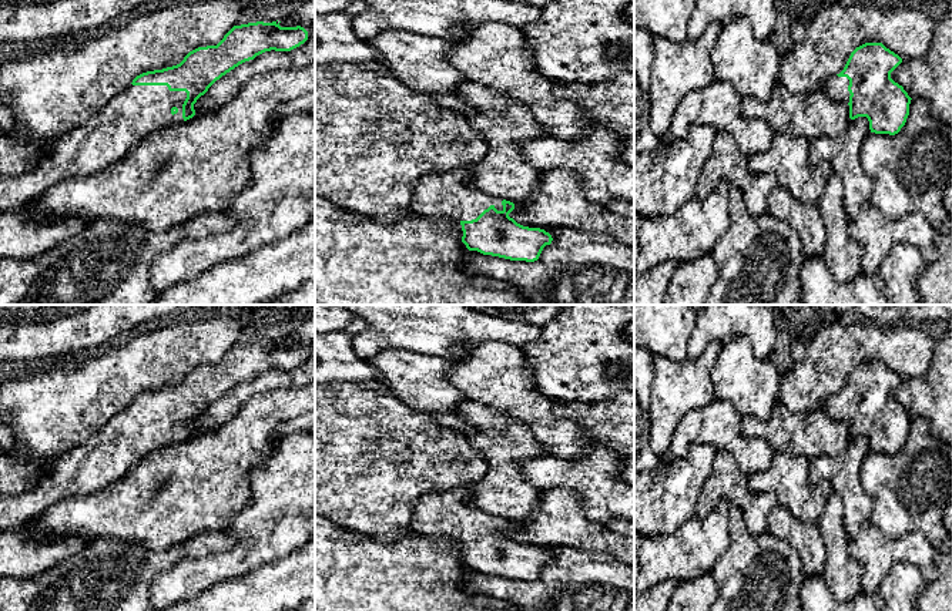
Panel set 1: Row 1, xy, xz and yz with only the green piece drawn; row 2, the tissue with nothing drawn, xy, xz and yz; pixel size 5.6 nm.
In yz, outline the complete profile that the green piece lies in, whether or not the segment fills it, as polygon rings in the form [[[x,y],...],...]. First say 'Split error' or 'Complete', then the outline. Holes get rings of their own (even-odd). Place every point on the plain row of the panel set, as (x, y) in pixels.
Split error. [[[865,362],[851,372],[839,393],[827,399],[825,413],[834,420],[847,422],[851,439],[866,436],[871,451],[895,454],[906,442],[912,419],[904,406],[891,397],[891,392],[901,382],[902,377],[882,362]]]

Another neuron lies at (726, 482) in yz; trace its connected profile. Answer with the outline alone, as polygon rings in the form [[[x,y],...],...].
[[[718,450],[713,459],[713,471],[695,504],[695,516],[707,517],[723,500],[740,507],[751,536],[757,537],[768,530],[768,517],[777,504],[777,496],[772,491],[752,491],[750,477],[741,471],[734,456],[727,450]]]

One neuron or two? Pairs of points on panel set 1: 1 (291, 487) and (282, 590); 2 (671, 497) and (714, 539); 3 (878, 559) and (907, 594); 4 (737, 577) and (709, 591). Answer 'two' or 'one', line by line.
1: two
2: two
3: two
4: two

